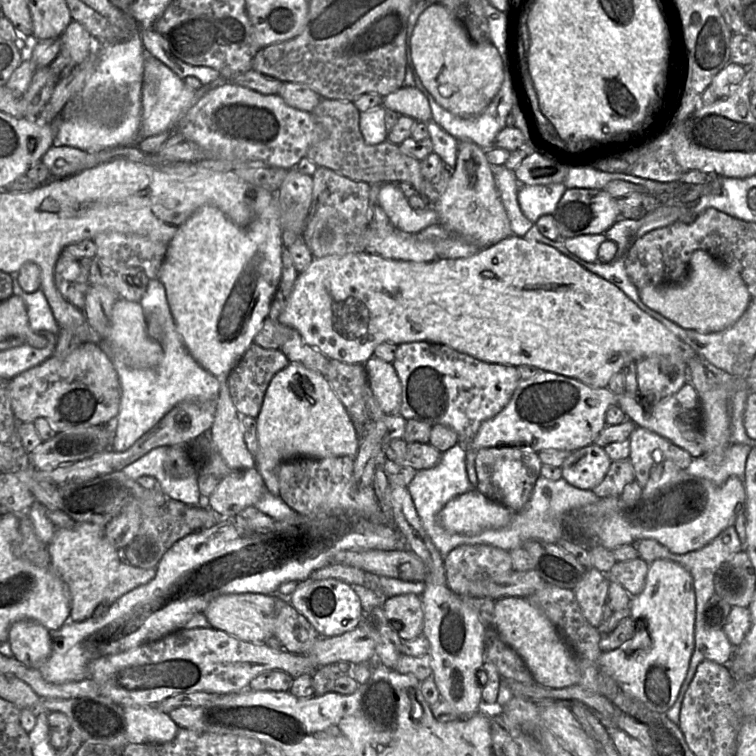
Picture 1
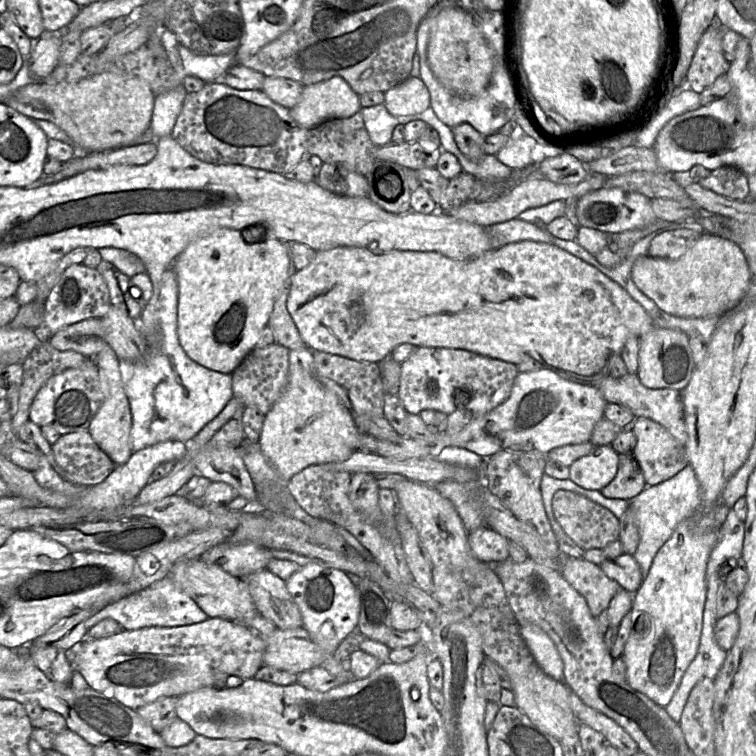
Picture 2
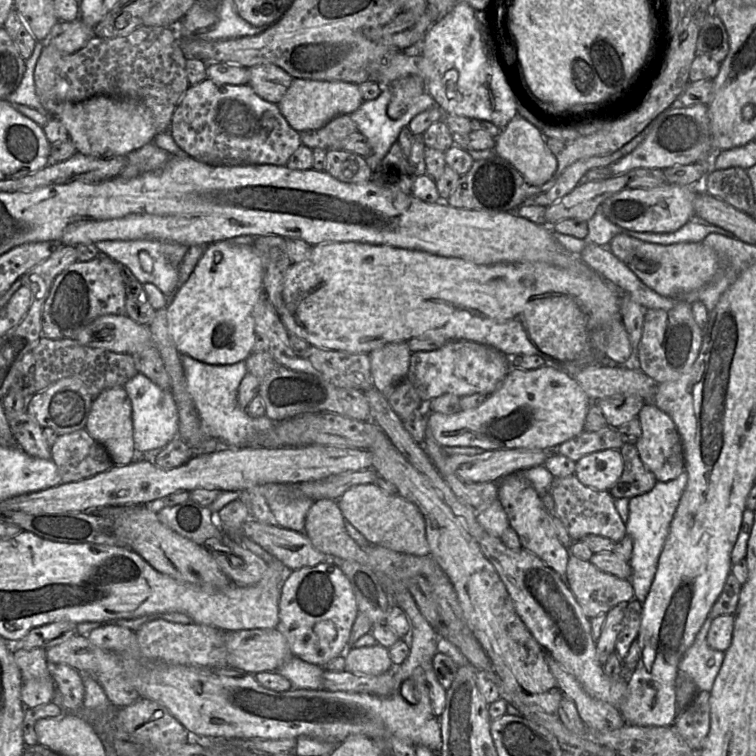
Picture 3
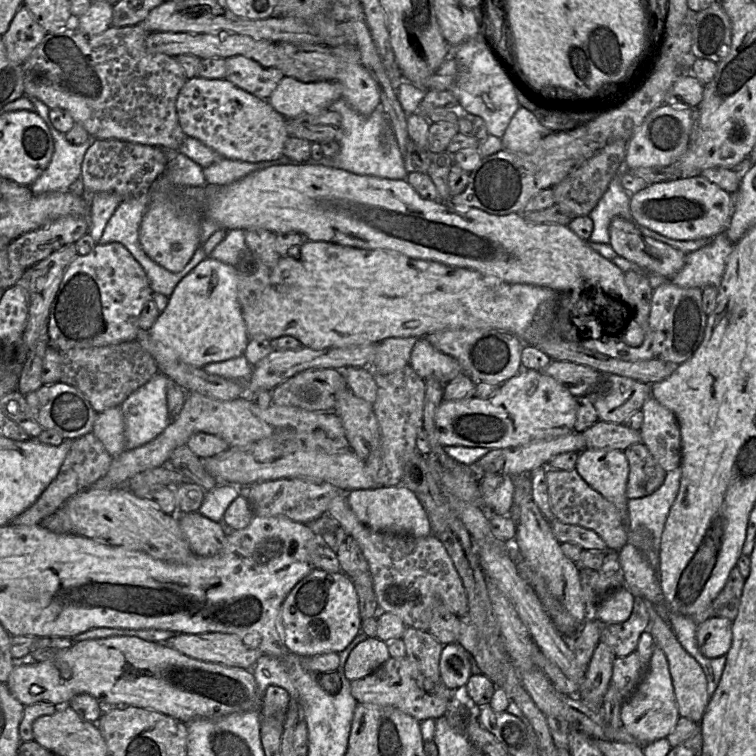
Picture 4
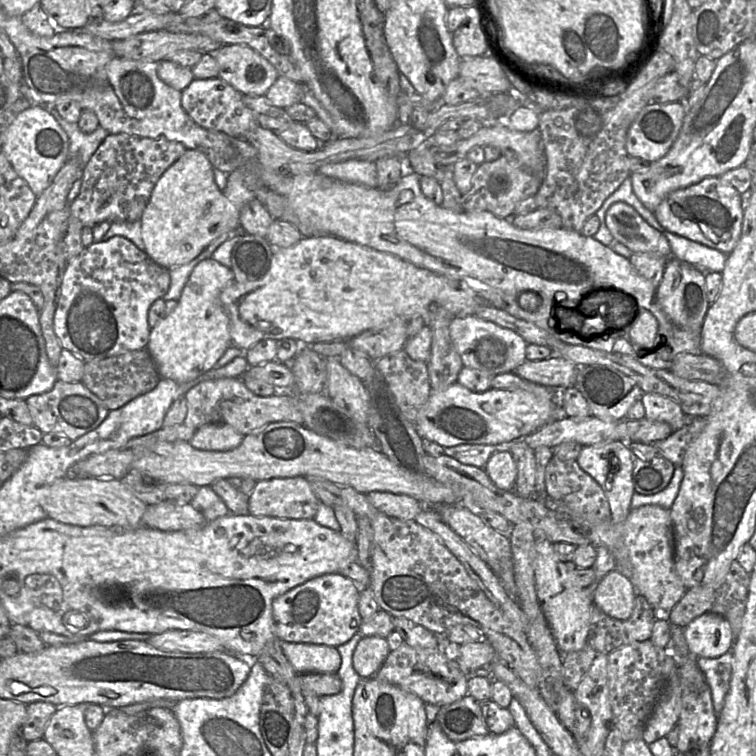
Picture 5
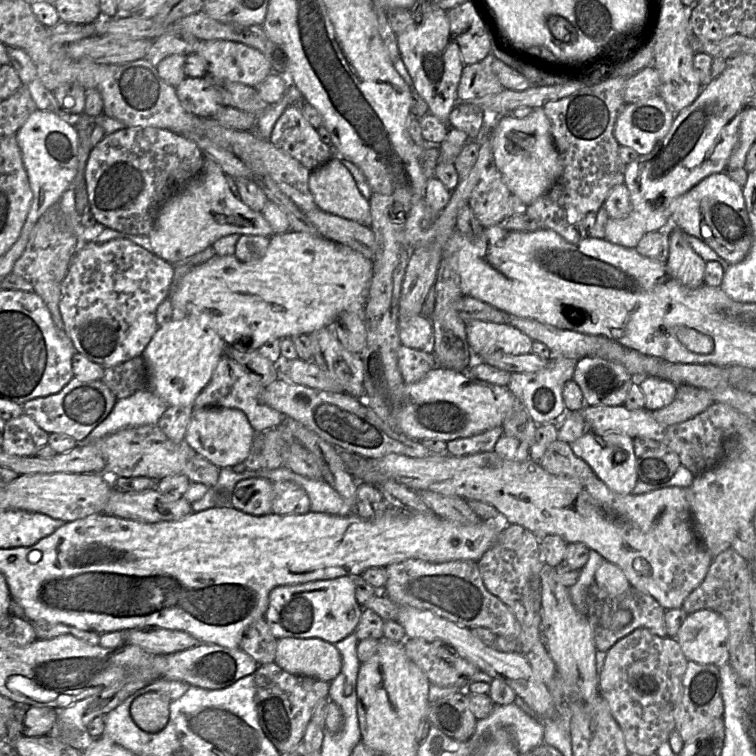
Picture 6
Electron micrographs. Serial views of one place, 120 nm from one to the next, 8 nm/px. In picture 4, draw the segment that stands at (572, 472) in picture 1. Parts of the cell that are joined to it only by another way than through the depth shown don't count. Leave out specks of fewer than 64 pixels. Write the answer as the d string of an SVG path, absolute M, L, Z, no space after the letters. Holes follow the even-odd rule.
M584 449L579 454L575 469L591 488L611 501L626 517L629 464L624 450Z

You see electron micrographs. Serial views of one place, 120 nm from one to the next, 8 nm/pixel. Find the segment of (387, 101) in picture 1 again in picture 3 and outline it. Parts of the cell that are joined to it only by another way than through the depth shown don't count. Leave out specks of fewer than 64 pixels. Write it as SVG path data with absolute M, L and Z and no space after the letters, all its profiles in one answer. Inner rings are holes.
M418 75L400 78L384 87L389 87L391 91L387 114L392 119L400 118L415 99L426 91L426 83Z

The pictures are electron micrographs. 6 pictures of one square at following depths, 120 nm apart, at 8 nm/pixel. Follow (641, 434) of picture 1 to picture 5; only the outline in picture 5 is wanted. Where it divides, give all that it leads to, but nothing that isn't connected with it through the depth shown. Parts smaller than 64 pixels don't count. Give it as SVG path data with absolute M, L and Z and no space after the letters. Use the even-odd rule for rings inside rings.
M644 392L641 400L645 409L645 417L649 420L668 423L672 432L681 429L689 419L679 404L669 397Z

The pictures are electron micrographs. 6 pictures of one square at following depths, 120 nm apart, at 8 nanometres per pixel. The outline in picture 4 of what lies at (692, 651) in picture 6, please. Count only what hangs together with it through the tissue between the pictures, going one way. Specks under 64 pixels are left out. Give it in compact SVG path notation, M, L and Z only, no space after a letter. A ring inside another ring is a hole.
M711 617L698 624L696 639L700 651L708 658L727 655L732 645L733 621L725 617Z

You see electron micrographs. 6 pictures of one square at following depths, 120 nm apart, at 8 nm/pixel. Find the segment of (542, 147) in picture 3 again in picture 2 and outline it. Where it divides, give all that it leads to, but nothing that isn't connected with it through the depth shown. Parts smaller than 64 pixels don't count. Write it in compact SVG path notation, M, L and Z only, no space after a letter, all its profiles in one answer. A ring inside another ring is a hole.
M516 124L508 144L495 155L502 164L514 171L521 171L532 164L536 153L536 139L519 131Z

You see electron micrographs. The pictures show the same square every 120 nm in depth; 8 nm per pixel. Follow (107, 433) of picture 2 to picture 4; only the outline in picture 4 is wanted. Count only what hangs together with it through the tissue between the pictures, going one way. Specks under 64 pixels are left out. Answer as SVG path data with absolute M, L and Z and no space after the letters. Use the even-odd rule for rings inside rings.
M119 406L98 413L91 433L103 444L112 458L121 454L125 447L125 424Z

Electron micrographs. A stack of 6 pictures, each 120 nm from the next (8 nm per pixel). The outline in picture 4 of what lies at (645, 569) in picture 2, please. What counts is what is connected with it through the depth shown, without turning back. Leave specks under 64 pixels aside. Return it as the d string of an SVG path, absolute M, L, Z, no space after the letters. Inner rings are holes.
M681 465L667 473L663 484L652 494L628 500L628 532L639 527L647 528L658 541L661 540L665 523L679 488Z

